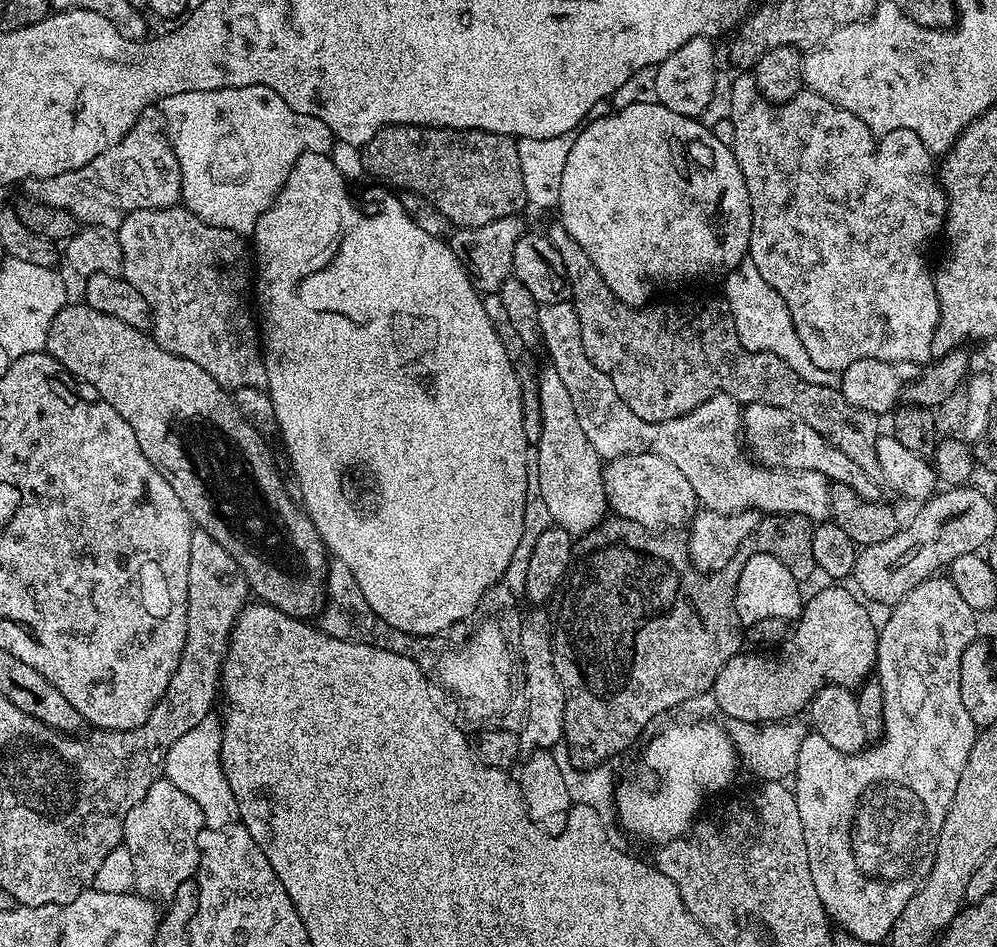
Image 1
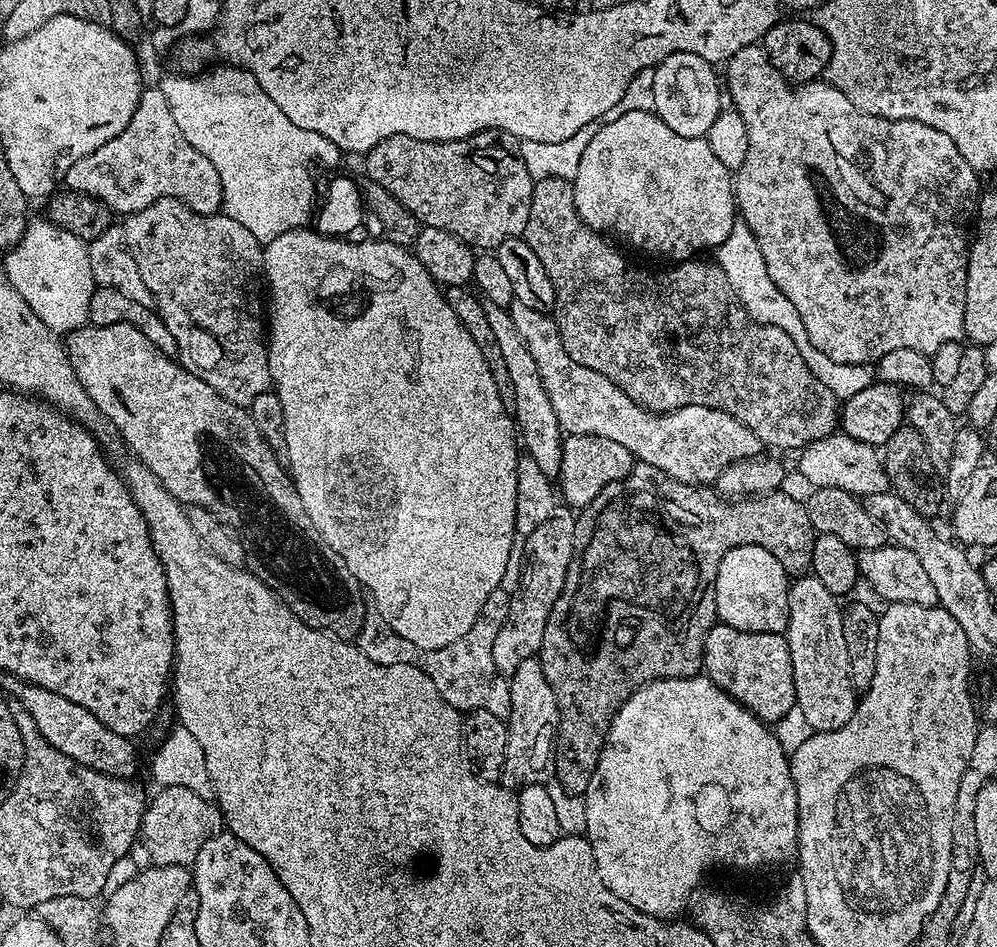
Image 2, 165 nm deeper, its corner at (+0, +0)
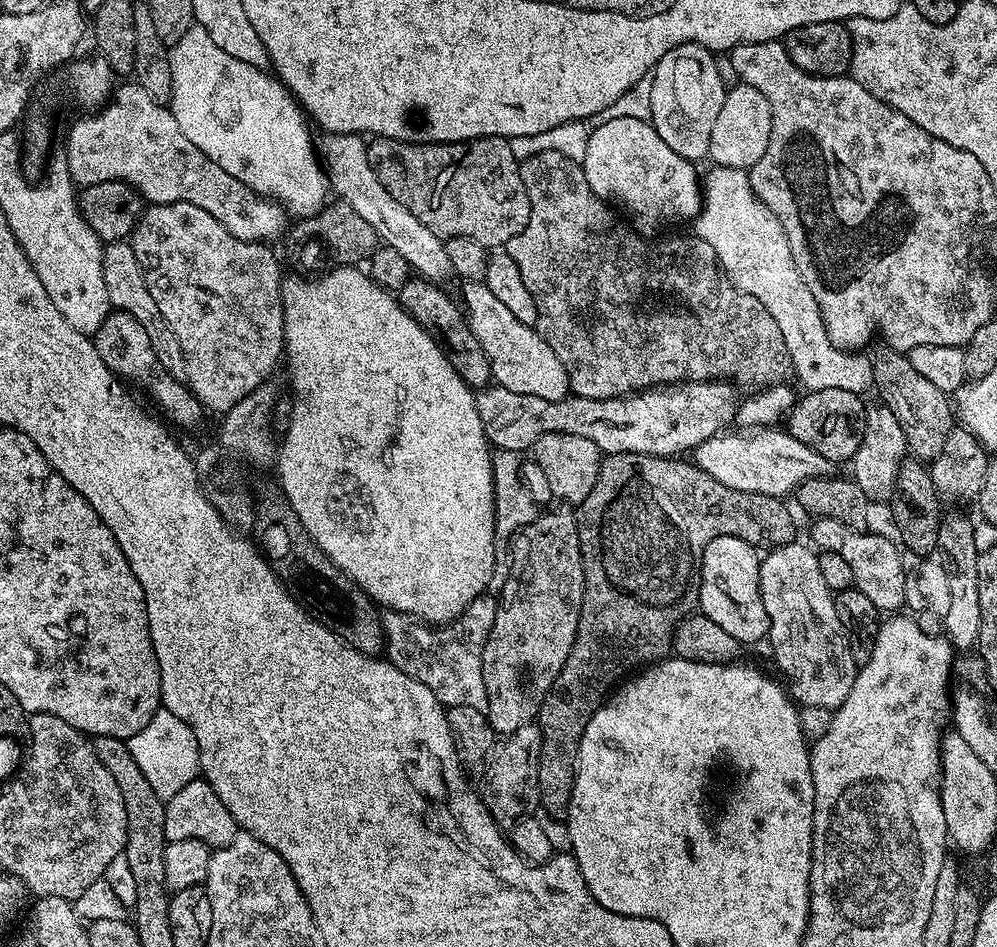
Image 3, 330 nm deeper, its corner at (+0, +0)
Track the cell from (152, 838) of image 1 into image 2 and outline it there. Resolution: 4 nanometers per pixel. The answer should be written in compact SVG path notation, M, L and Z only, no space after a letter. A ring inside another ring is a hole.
M186 786L160 788L157 796L147 801L144 817L140 823L139 843L144 843L144 852L153 865L182 866L188 868L196 863L202 842L225 831L224 816L209 797L199 796Z

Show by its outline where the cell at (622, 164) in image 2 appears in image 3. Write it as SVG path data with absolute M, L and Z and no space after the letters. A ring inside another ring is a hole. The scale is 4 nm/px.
M611 117L609 123L589 131L582 167L590 190L613 205L621 204L637 225L656 228L660 220L681 216L691 221L700 215L702 180L699 175L696 177L697 165L682 158L682 154L674 154L647 120Z

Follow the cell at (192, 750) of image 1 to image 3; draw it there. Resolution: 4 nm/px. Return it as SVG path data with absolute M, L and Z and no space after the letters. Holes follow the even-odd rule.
M159 711L126 741L130 754L134 754L134 762L142 769L142 774L150 781L150 786L154 789L154 794L158 798L167 802L182 790L190 782L194 782L201 775L200 751L198 742L194 738L194 730L178 714L170 714L166 711Z

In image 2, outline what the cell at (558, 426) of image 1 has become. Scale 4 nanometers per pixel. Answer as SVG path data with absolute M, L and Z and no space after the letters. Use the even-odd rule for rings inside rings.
M485 303L484 313L486 322L490 322L490 330L494 330L494 338L498 338L498 347L502 349L502 359L506 361L506 371L510 373L508 383L510 408L514 413L514 424L518 429L523 451L534 458L534 462L538 462L542 474L551 478L559 477L564 436L558 418L554 414L554 406L546 394L542 374L538 374L538 362L534 362L534 354L530 354L526 342L522 342L508 308L499 308L496 304Z

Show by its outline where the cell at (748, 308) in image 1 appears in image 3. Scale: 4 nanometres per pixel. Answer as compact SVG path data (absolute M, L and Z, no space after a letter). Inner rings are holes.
M709 167L708 177L702 180L702 207L700 215L695 217L695 235L702 238L714 249L720 267L728 275L728 280L738 290L758 298L766 310L778 322L778 330L782 330L782 338L786 338L786 350L790 350L795 379L800 379L809 392L818 390L850 390L864 394L867 388L873 387L872 362L864 354L845 350L830 342L830 334L824 325L818 302L814 302L814 294L810 294L810 286L802 282L802 274L798 274L794 254L790 254L790 242L786 238L786 230L782 230L782 222L754 194L748 172L742 169Z

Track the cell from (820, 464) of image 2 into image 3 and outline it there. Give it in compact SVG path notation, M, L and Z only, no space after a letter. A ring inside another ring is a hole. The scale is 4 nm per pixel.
M776 426L725 431L697 445L694 455L697 467L710 474L710 478L718 478L718 482L730 490L781 498L787 497L787 492L788 495L795 493L808 479L829 475L834 468L832 461L822 458L818 450L810 450L810 446L798 442L798 438Z

